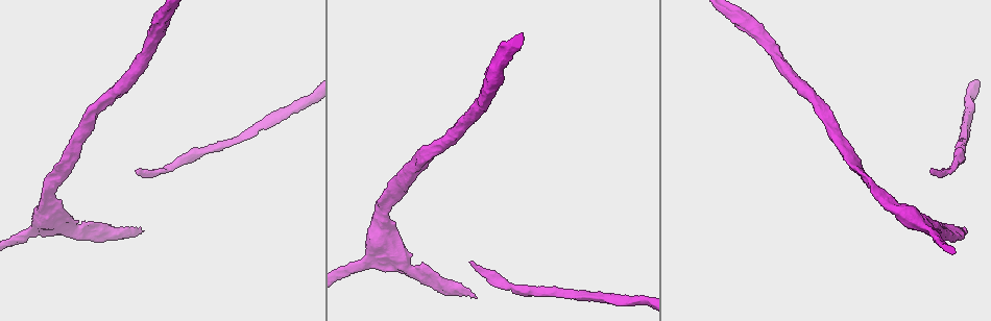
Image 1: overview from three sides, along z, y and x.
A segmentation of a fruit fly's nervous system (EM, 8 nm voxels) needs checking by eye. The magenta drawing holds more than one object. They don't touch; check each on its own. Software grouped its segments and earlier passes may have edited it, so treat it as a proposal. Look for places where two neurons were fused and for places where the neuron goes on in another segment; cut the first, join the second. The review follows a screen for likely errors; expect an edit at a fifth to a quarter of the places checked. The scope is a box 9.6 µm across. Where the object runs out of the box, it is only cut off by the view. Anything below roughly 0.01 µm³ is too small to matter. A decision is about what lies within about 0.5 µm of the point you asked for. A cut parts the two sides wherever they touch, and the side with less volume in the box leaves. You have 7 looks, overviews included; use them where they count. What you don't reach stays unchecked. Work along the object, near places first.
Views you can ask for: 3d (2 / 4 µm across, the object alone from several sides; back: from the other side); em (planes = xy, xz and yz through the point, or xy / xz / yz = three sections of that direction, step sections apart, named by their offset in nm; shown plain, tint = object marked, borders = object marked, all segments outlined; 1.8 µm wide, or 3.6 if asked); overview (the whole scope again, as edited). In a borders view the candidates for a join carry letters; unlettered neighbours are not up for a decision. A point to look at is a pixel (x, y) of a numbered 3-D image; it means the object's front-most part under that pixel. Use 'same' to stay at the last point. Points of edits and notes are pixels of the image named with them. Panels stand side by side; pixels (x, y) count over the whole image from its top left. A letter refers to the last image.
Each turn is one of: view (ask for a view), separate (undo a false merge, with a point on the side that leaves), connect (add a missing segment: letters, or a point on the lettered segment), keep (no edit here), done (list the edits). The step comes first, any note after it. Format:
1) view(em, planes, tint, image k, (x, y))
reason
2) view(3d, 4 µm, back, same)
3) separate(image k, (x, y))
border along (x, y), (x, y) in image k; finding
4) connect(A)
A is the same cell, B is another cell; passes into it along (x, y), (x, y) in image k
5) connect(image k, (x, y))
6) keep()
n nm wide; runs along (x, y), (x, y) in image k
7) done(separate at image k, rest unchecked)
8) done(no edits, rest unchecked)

view(em, planes, borders, image 1, (934, 232))
thick turns thin

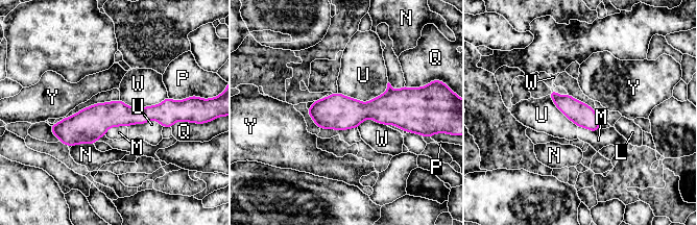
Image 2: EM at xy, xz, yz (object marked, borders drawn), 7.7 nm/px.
keep()
L, M, N, P, Q, U, W and Y are other cells; border along (388, 82), (365, 102), (338, 92) in image 2; one neuron here

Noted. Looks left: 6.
view(em, xz, step 8, borders, image 1, (475, 296))
free end

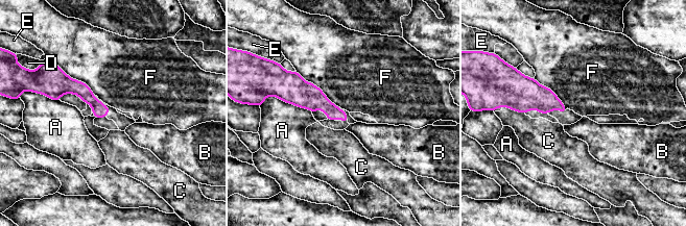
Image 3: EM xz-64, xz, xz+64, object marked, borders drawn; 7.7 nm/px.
connect(C)
C is the same cell, A, B, D, E and F are other cells; passes into it along (497, 83), (515, 110), (536, 135) in image 3; the neuron continues

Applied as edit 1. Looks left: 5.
view(overview)
redraw

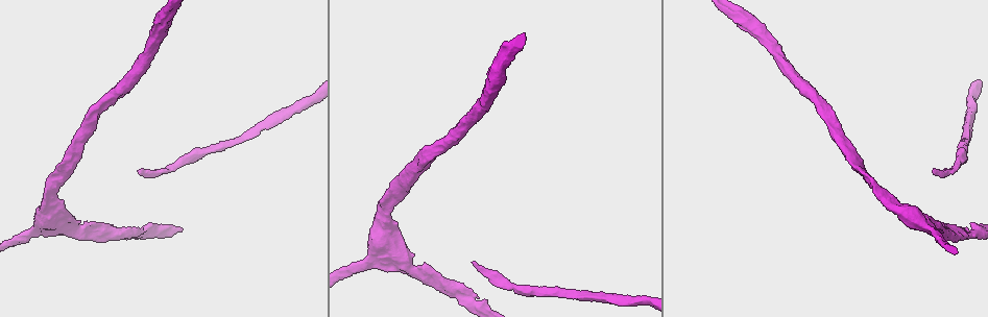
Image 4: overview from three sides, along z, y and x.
view(3d, 4 µm, image 4, (473, 264))
an open end

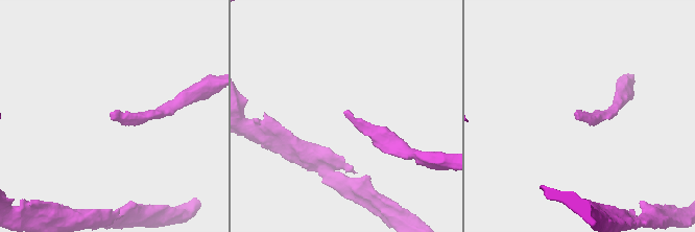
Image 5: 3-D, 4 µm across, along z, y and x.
view(em, 3.6 µm, yz, step 8, borders, image 5, (576, 113))
now the EM

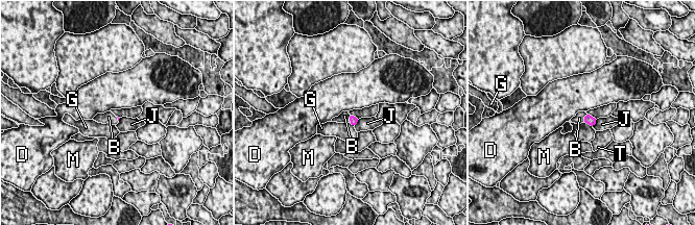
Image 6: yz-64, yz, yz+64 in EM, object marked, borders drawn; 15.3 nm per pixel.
view(em, 3.6 µm, planes, borders, same)
cut it another way

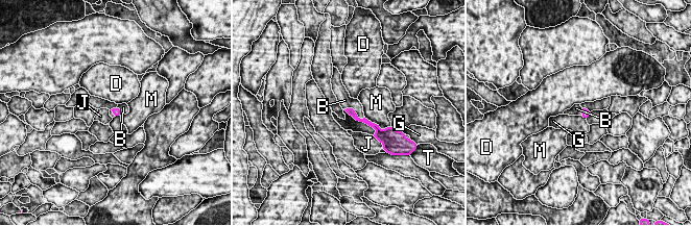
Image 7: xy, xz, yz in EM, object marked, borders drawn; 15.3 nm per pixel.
connect(B)
100 nm wide; B is the same cell, D, G, J, M and T are other cells; passes into it along (350, 110), (355, 112), (344, 100) in image 7; the neuron continues

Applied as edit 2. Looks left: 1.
done(connect at image 3, connect at image 7, rest unchecked)

